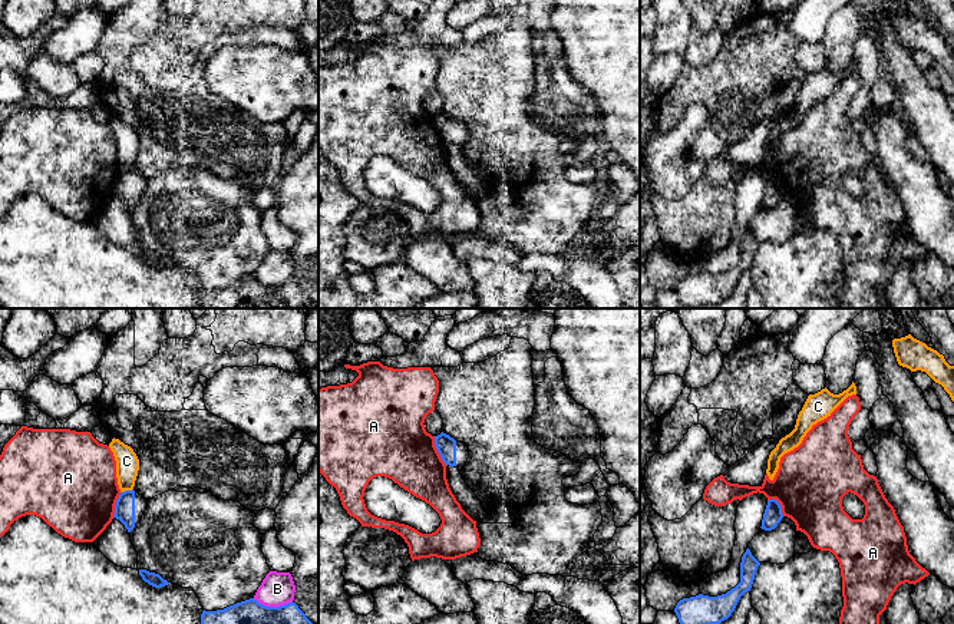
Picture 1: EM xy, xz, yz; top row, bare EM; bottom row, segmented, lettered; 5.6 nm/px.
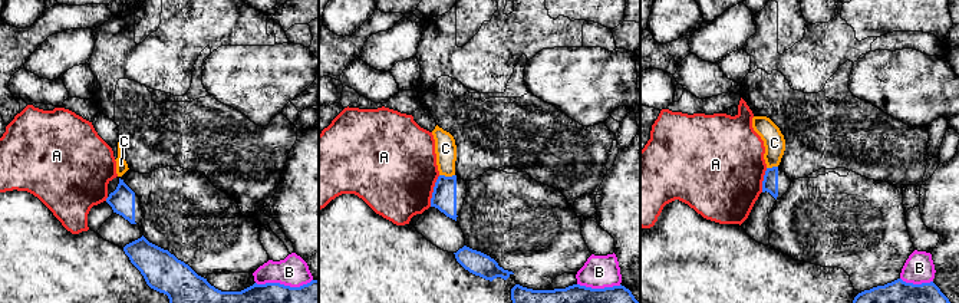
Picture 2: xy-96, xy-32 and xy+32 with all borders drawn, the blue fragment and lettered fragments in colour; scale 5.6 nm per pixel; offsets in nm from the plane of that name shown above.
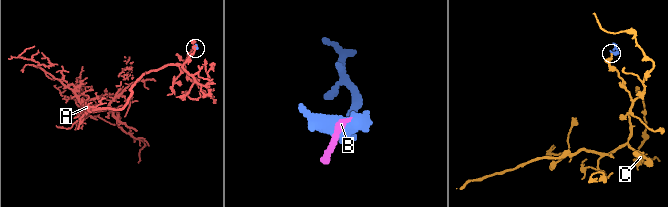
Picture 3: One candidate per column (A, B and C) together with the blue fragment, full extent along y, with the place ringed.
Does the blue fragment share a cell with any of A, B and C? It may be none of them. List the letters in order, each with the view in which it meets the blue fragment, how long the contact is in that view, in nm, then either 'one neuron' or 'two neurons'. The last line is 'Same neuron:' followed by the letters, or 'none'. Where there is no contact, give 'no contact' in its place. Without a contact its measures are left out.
A: xz | 180 nm | two neurons
B: xy | 220 nm | two neurons
C: xy | 80 nm | two neurons
Same neuron: none

